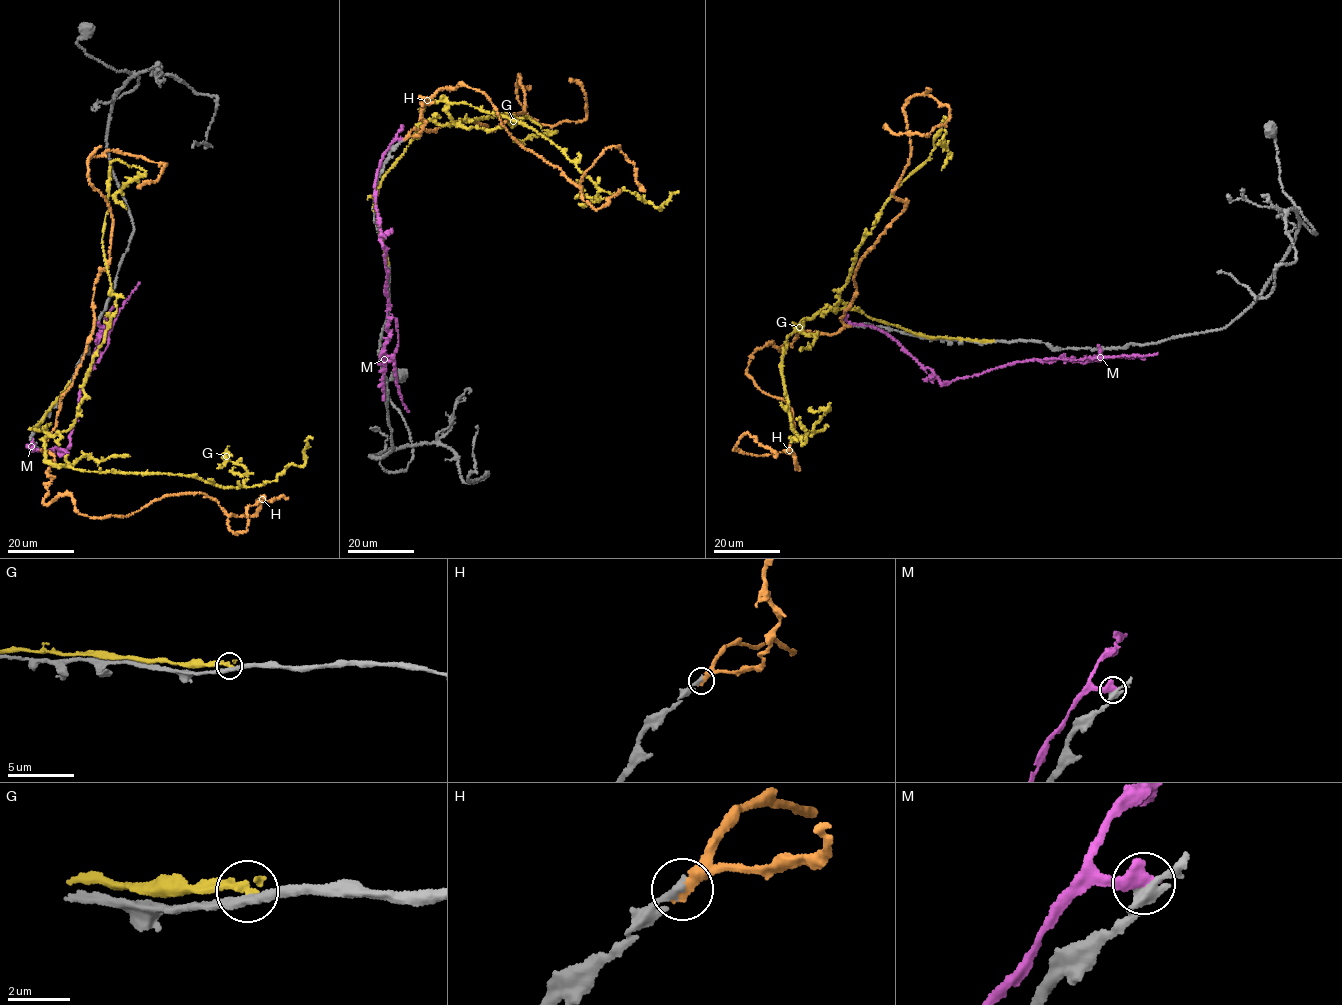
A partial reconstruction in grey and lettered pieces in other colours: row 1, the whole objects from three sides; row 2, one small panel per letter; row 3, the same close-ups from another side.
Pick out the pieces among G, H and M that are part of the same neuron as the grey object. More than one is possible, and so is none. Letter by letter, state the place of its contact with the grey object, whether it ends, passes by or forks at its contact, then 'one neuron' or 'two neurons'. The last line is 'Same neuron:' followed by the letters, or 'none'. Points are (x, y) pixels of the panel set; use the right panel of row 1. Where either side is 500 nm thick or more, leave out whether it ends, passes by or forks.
G: contact (992, 341); it ends; two neurons
H: contact (849, 325); it ends; one neuron
M: contact (852, 325); it ends; two neurons
Same neuron: H

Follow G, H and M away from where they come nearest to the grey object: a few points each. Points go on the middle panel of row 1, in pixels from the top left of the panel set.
G: (388, 263), (376, 193), (416, 129), (509, 113), (513, 125), (525, 116), (557, 131), (517, 141), (525, 145)
H: (405, 138), (461, 119), (491, 131), (524, 110), (519, 75), (534, 120), (581, 121), (585, 93), (569, 81)
M: (401, 140), (384, 153), (374, 192), (388, 275), (389, 336), (381, 354), (393, 360), (399, 396), (409, 411)

